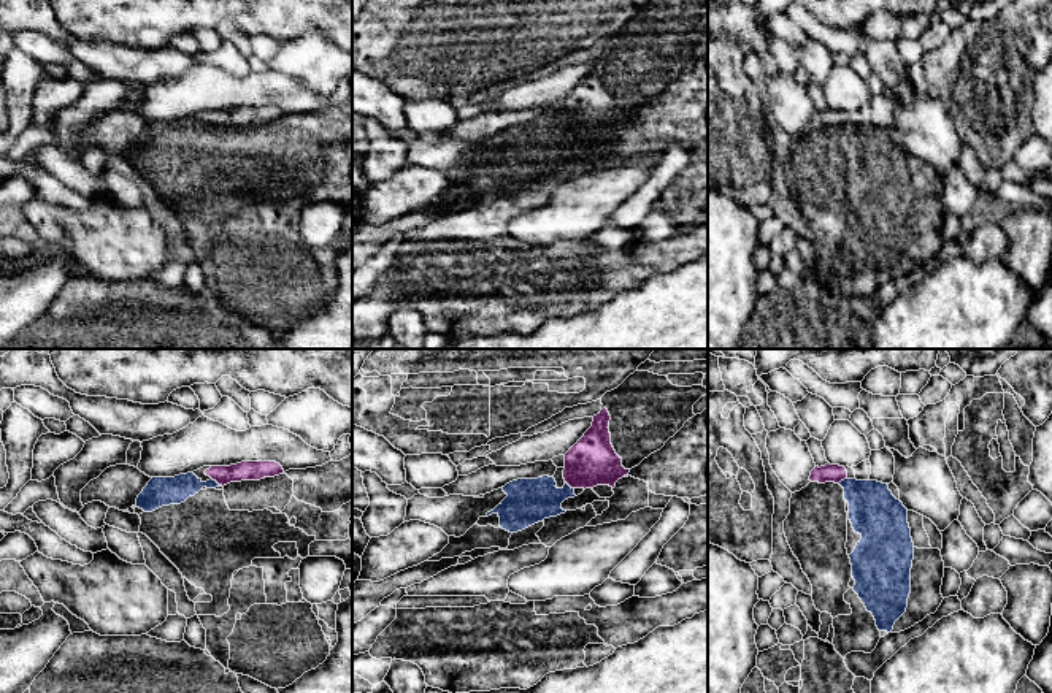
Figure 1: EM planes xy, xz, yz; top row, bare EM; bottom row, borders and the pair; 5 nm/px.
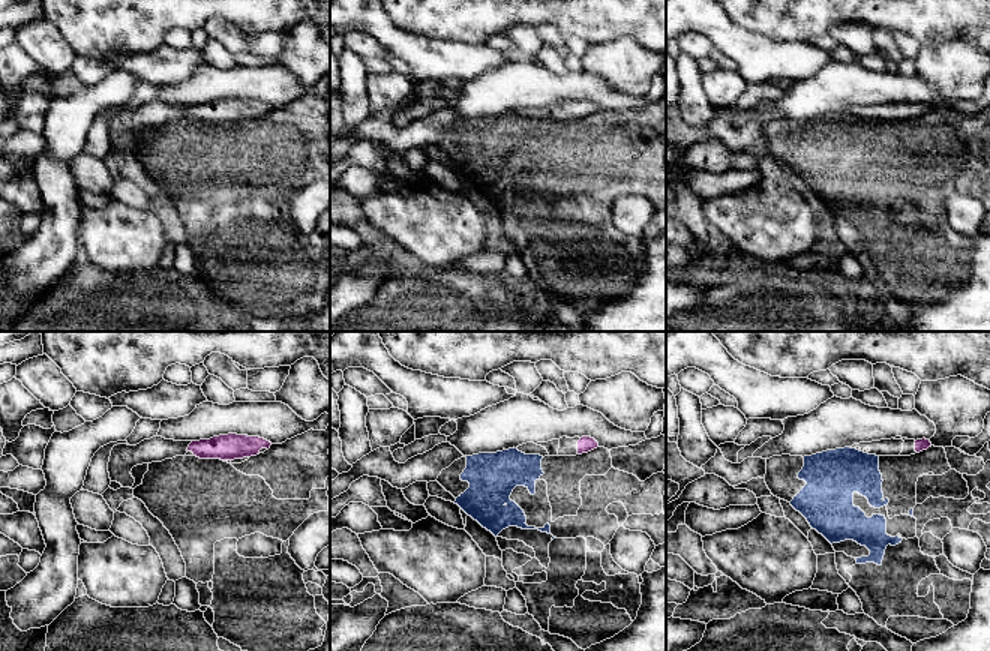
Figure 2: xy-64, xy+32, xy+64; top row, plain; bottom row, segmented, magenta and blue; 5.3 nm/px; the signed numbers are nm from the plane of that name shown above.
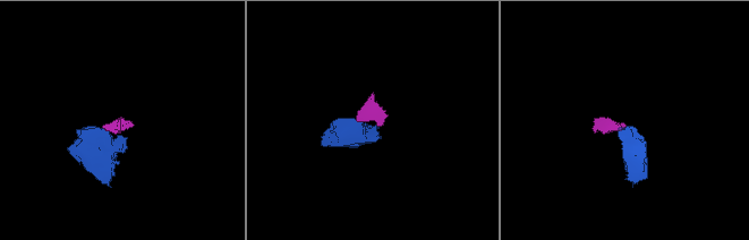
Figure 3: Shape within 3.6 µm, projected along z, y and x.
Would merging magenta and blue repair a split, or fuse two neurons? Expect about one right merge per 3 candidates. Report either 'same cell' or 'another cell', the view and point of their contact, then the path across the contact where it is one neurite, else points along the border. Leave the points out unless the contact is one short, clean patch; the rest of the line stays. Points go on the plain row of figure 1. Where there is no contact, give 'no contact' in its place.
another cell; contact xy (216, 126); border xy (211, 122), (219, 130)

